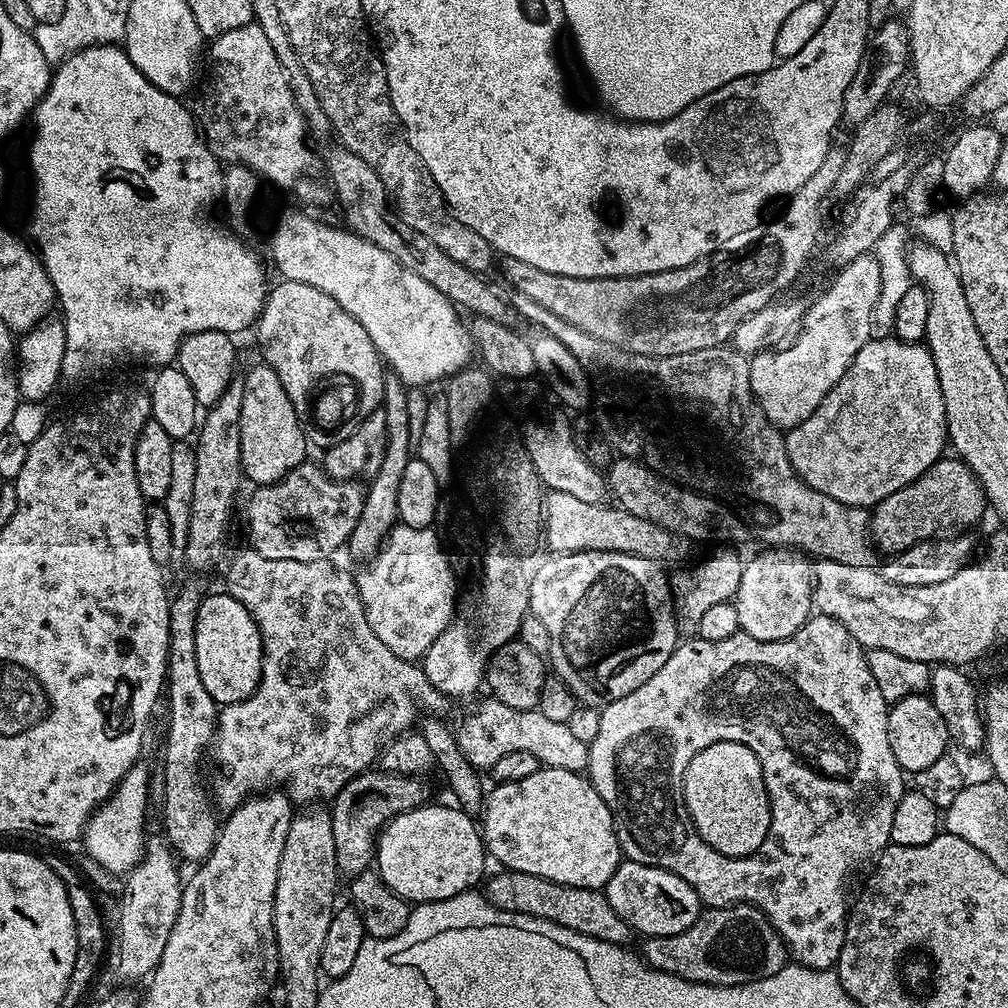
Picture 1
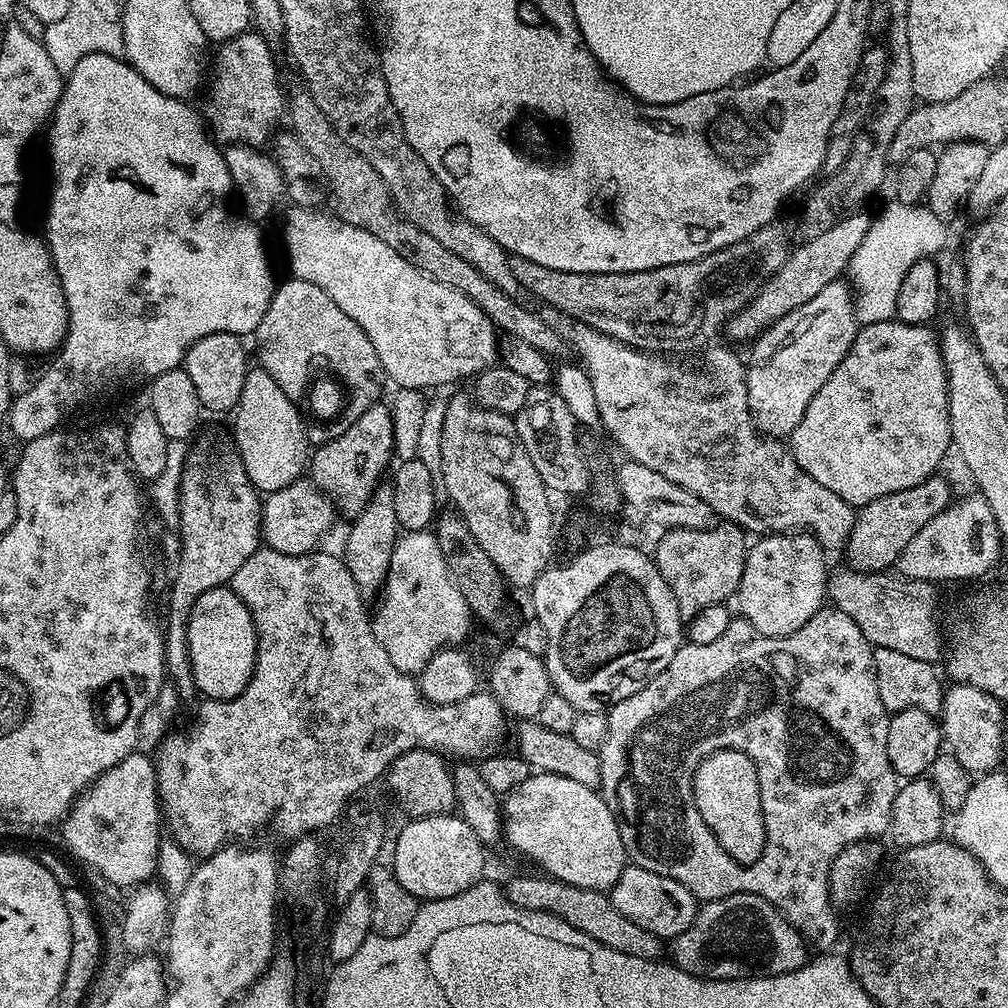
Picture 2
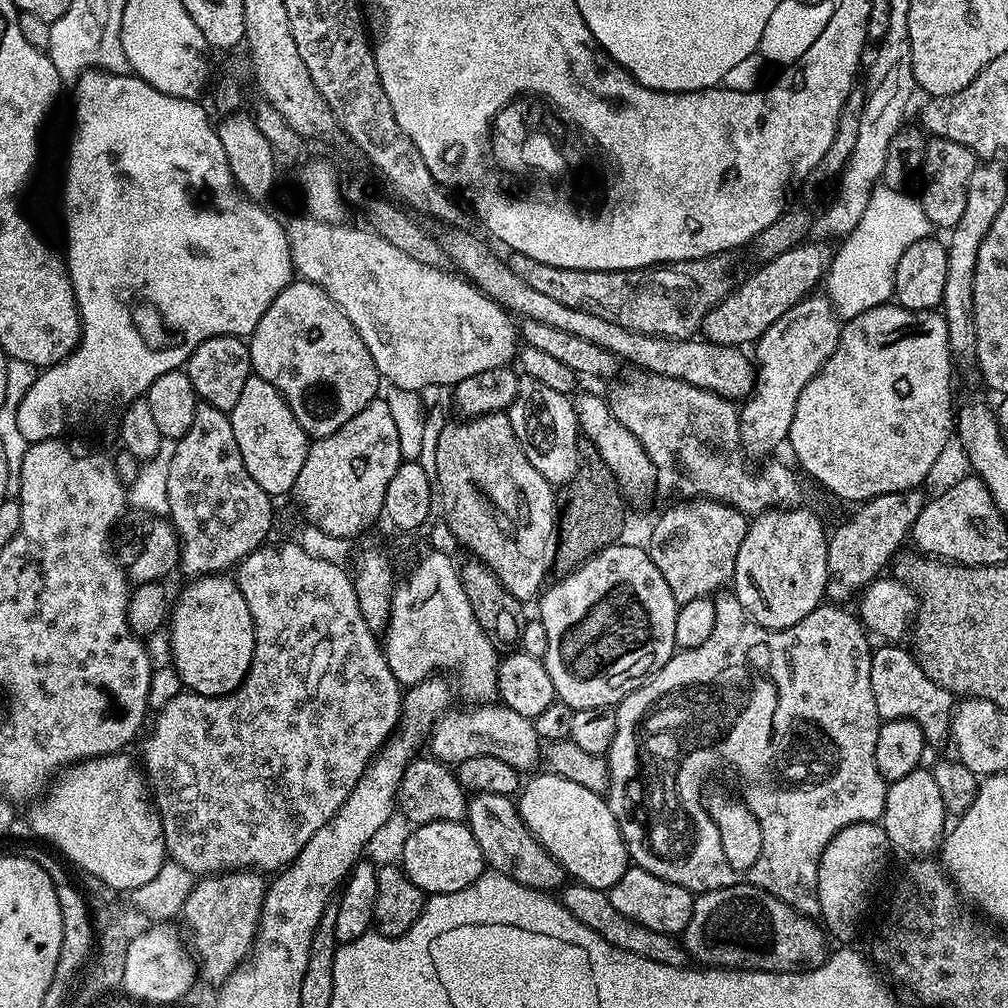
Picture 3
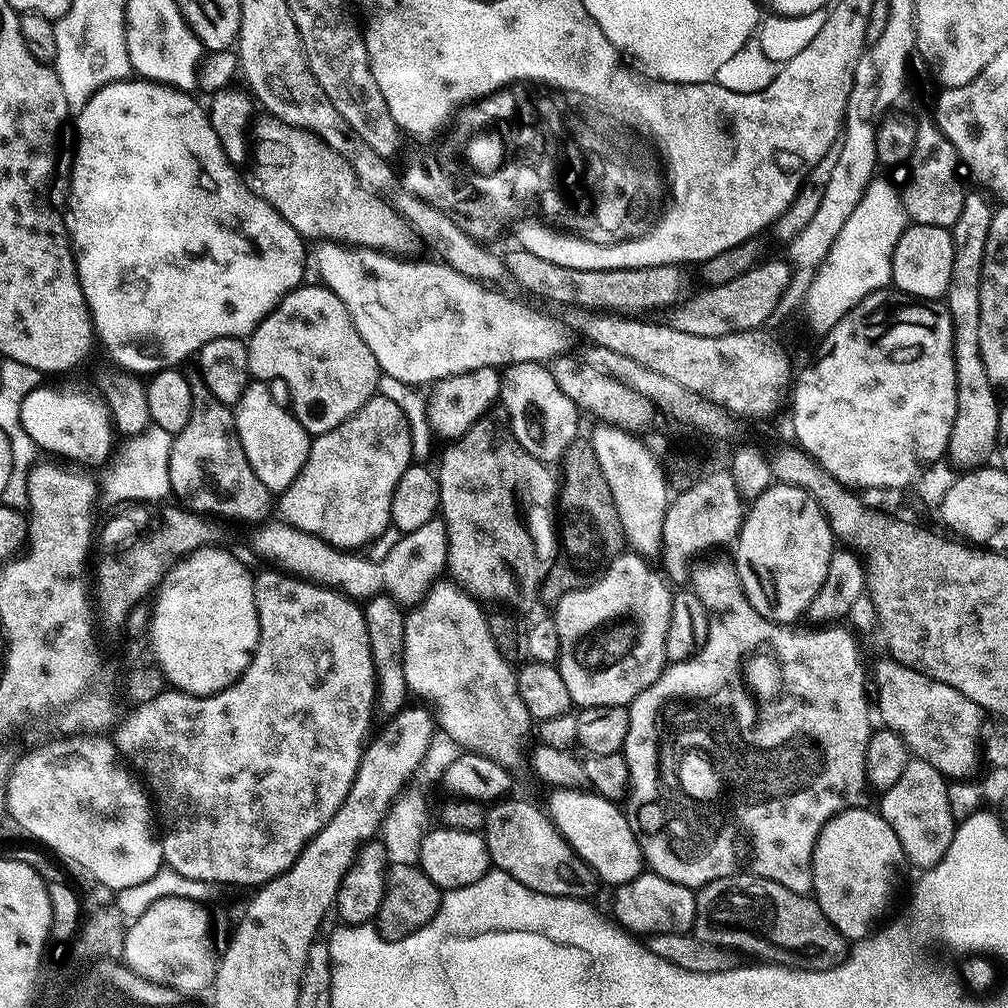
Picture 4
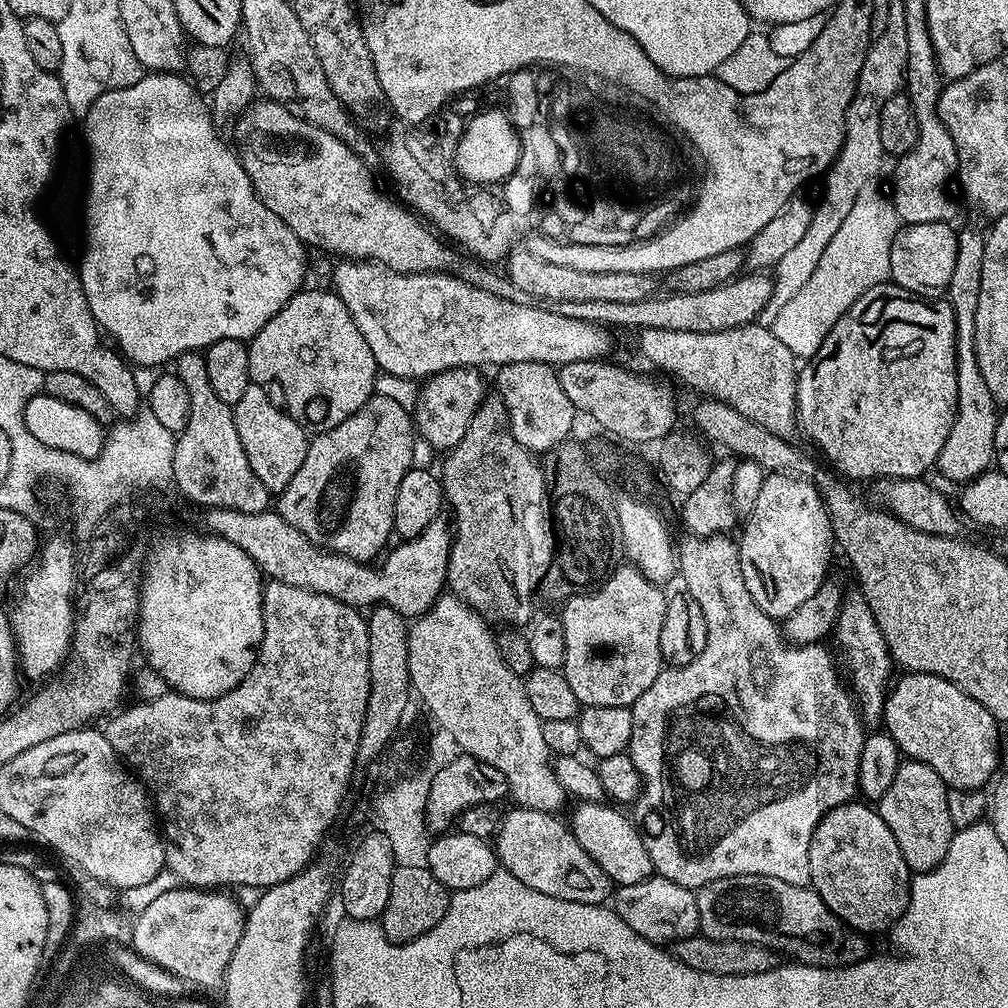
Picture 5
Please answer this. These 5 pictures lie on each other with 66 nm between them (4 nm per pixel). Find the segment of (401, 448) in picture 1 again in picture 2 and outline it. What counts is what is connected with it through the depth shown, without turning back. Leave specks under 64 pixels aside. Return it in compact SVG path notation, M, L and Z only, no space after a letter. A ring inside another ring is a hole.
M382 482L366 502L366 506L351 521L348 537L344 540L342 559L350 570L350 578L358 586L360 595L365 598L379 597L385 587L390 570L390 558L398 539L400 523L394 514L394 490L391 483Z

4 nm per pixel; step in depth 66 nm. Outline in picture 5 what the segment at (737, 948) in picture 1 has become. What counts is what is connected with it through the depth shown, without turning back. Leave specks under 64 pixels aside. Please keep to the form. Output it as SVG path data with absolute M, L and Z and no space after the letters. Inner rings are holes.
M731 876L718 878L696 892L700 932L715 940L744 940L748 944L762 944L777 953L789 952L801 964L812 968L844 968L847 964L857 964L869 955L870 949L863 935L853 931L843 923L819 897L811 886L790 886L778 878L765 876Z

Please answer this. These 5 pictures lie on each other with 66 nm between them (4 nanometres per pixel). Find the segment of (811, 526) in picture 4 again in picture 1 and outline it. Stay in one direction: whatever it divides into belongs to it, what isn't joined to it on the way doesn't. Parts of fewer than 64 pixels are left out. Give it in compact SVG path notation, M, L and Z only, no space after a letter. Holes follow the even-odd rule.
M772 546L764 551L768 552L760 552L745 563L742 582L738 582L734 603L740 631L762 642L790 640L814 612L814 564L799 550Z

